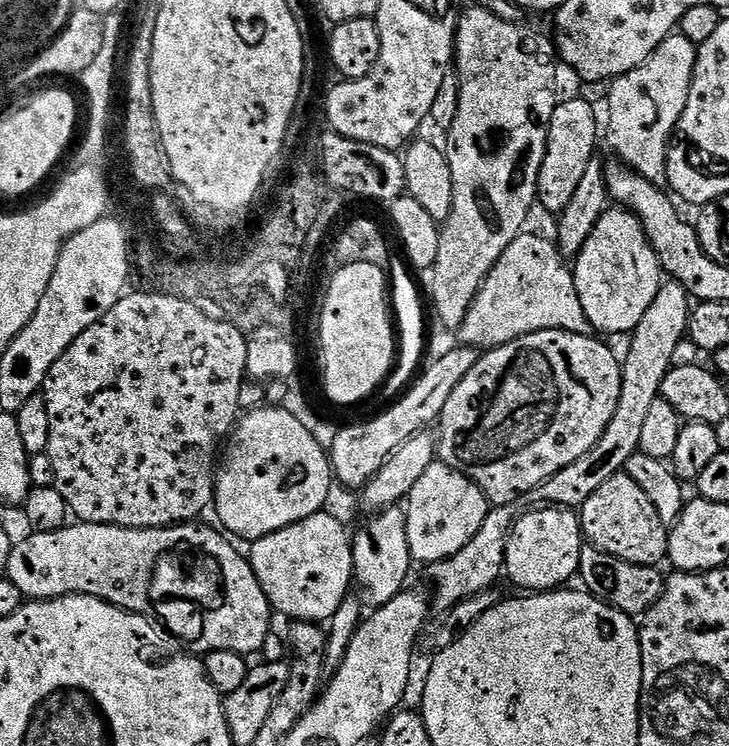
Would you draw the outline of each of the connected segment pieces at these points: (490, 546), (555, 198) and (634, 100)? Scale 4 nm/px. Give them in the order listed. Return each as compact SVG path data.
M515 503L502 504L493 507L486 514L486 518L482 522L482 526L472 538L470 542L466 542L466 546L462 546L462 550L458 550L458 554L448 557L431 565L432 580L436 583L436 600L434 596L434 604L440 607L440 610L453 608L456 604L461 604L464 600L468 600L472 596L476 596L479 592L487 592L493 587L492 584L505 571L504 567L504 551L508 545L508 534L513 524L518 519L517 505Z
M564 100L557 103L548 127L548 145L540 167L538 200L548 212L559 214L574 198L574 190L582 182L596 153L596 112L584 100Z
M673 34L652 51L642 66L611 81L608 132L612 135L612 148L629 164L631 171L651 184L665 183L670 137L688 101L697 51L697 45L692 44L690 38Z

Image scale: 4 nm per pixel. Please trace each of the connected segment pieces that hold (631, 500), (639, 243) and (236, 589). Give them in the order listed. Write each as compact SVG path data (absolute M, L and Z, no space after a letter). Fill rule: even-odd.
M627 474L611 476L579 509L582 536L591 547L600 548L606 554L622 558L626 562L659 565L668 555L669 529L658 518L650 498L642 494L642 486L634 482Z
M620 208L605 211L574 260L576 293L597 333L635 332L662 283L660 260L648 243L644 227L637 216Z
M72 522L53 532L33 531L28 534L32 536L13 543L6 578L32 602L56 600L59 596L96 596L126 612L151 614L160 619L169 634L189 644L193 653L230 650L239 656L251 657L251 652L258 651L268 640L274 609L254 574L249 557L245 553L243 556L223 531L215 532L200 523L204 522L171 524L169 528L119 528L113 524ZM146 588L150 588L148 596L144 596ZM138 592L142 592L142 598L136 598Z

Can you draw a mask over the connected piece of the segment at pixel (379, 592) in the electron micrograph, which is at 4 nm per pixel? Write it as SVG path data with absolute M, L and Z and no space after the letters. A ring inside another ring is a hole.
M393 506L375 513L376 516L368 524L365 532L351 537L352 541L352 567L354 580L364 591L364 600L369 604L369 609L381 608L386 602L393 600L405 587L404 579L408 571L414 567L412 551L408 545L406 522L408 517L405 509Z

